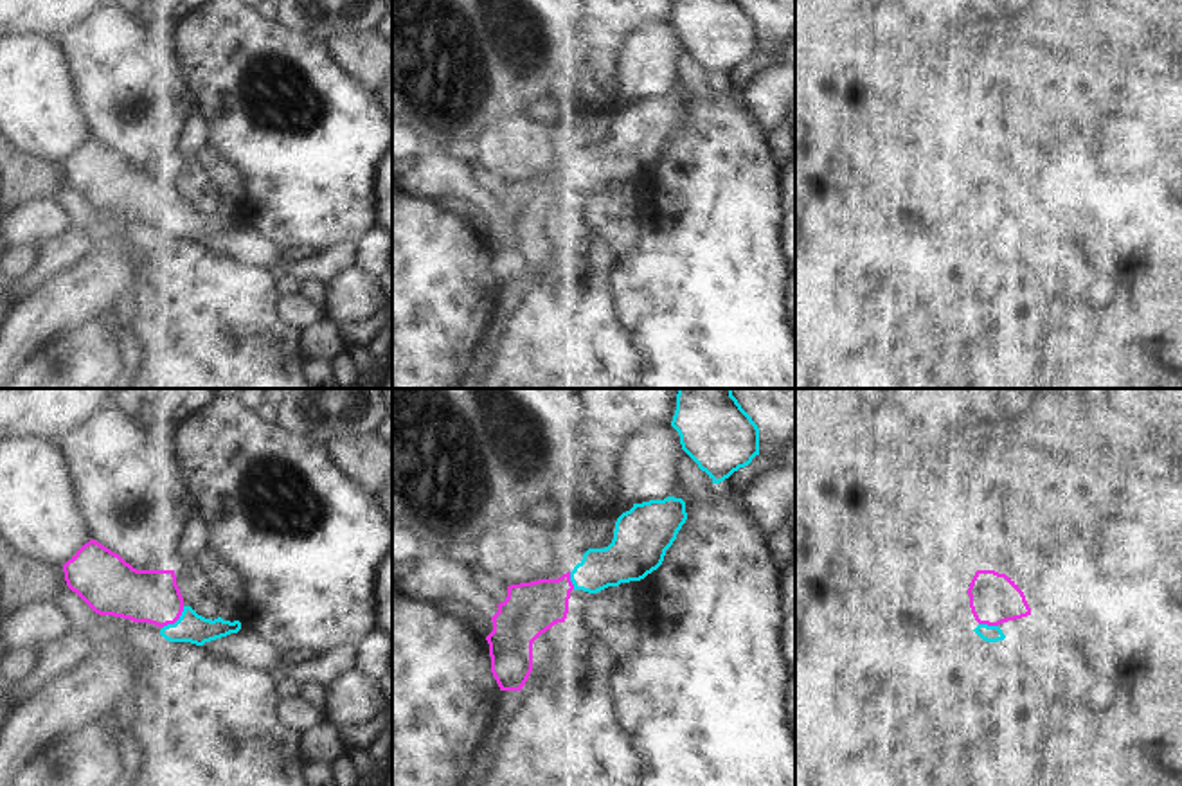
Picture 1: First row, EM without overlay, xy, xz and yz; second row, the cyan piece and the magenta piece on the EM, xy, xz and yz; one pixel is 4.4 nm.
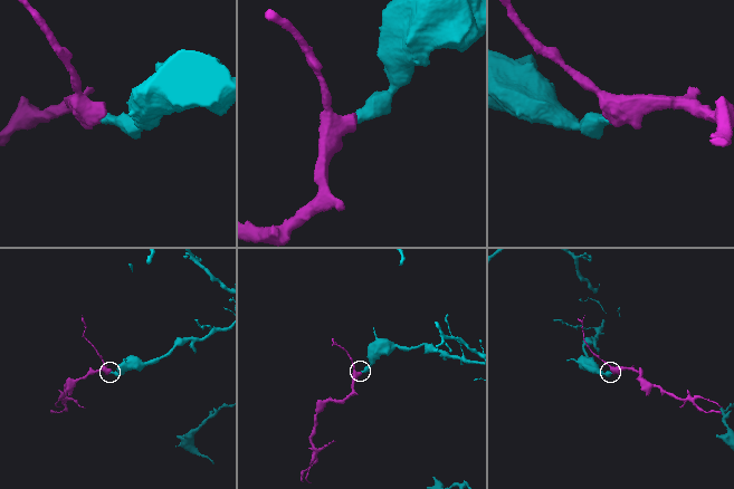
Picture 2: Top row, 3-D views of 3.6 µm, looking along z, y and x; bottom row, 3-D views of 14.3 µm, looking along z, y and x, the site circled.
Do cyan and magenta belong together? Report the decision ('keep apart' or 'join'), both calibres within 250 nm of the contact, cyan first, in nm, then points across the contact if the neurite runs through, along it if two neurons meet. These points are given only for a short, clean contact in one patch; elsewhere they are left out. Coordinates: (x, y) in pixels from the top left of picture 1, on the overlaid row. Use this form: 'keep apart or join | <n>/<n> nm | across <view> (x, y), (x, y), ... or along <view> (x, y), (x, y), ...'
join | 130/240 nm | across xy (193, 628), (177, 621), (152, 596), (143, 596)

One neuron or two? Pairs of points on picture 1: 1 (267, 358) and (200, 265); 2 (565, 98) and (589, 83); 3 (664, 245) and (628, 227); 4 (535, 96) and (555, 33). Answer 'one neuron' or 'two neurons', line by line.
1: one neuron
2: one neuron
3: two neurons
4: one neuron

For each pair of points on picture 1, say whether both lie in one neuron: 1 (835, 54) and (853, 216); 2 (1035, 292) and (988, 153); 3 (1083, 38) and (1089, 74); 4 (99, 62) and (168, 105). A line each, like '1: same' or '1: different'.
1: different
2: different
3: different
4: same

